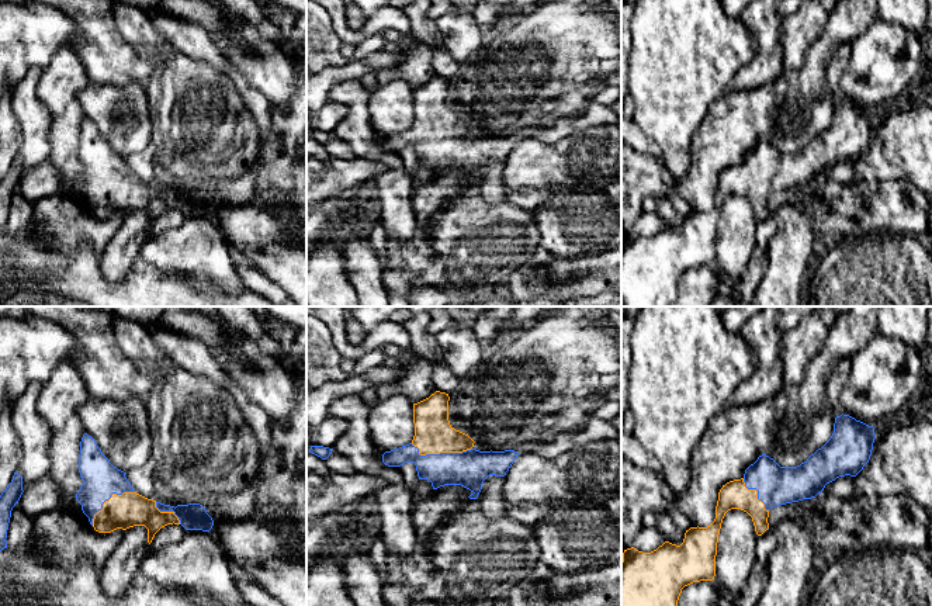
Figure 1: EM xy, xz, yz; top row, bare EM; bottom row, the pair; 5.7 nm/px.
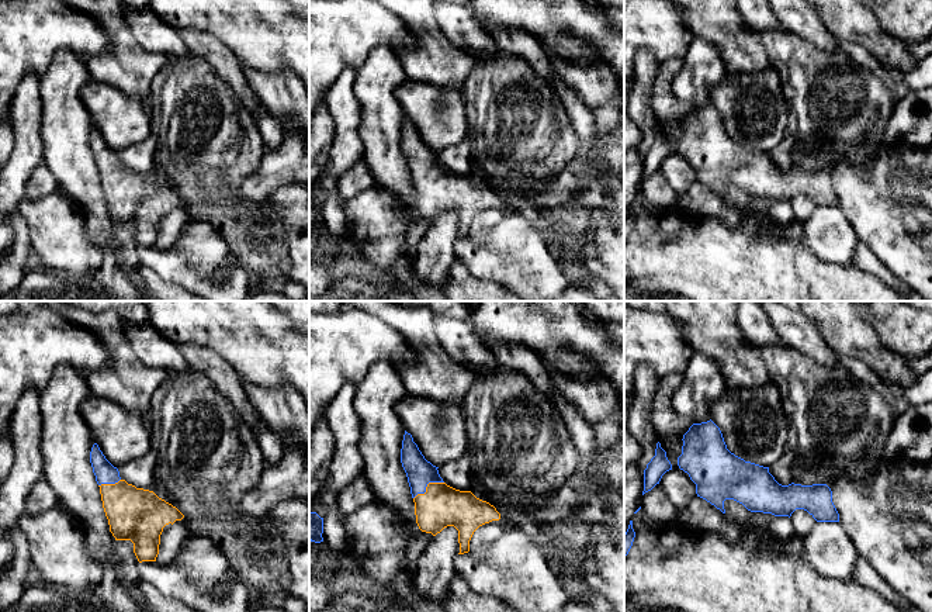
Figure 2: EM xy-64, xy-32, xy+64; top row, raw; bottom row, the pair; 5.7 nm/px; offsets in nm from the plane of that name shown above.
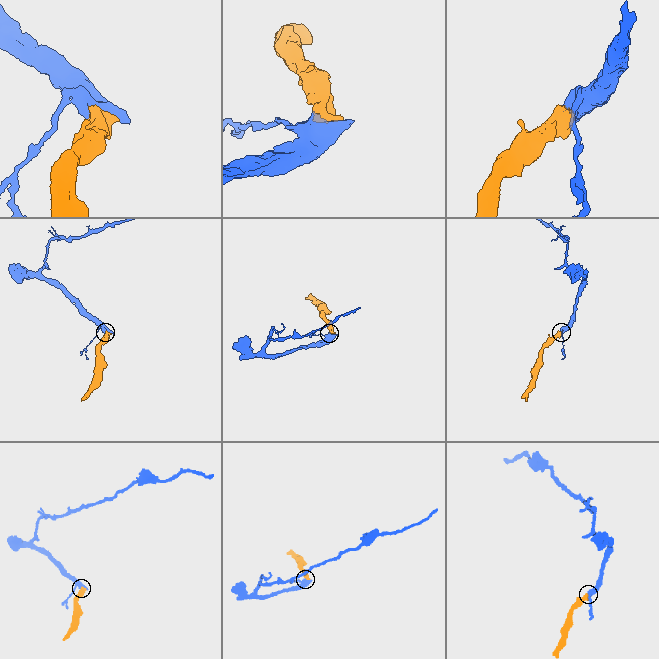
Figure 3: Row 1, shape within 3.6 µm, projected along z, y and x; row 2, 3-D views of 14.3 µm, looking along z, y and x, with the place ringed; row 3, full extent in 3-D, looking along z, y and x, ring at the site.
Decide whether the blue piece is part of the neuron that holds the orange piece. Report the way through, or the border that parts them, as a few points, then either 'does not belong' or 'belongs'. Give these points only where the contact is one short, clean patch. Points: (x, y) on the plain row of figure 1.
belongs

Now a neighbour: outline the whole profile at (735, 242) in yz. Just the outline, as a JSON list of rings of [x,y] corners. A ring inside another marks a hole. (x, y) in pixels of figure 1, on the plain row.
[[[741,195],[725,198],[717,228],[716,262],[713,270],[718,278],[742,277],[756,247],[758,219],[752,202]]]

